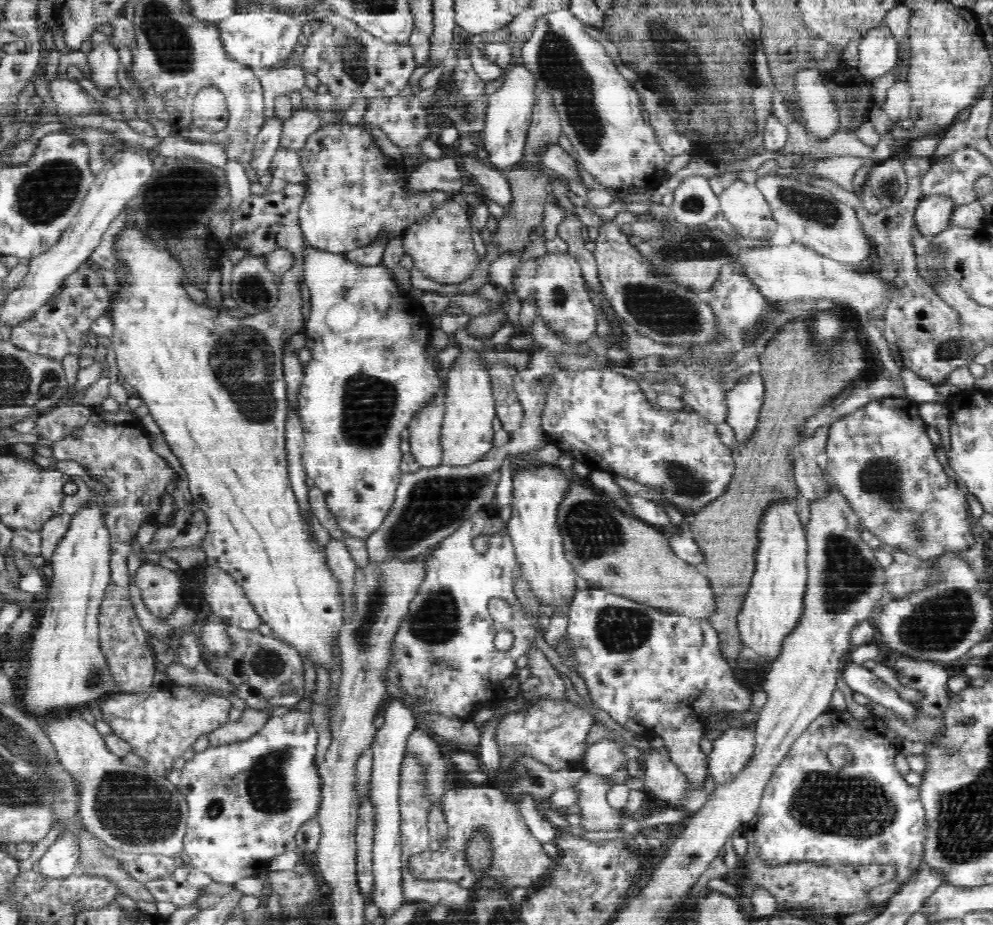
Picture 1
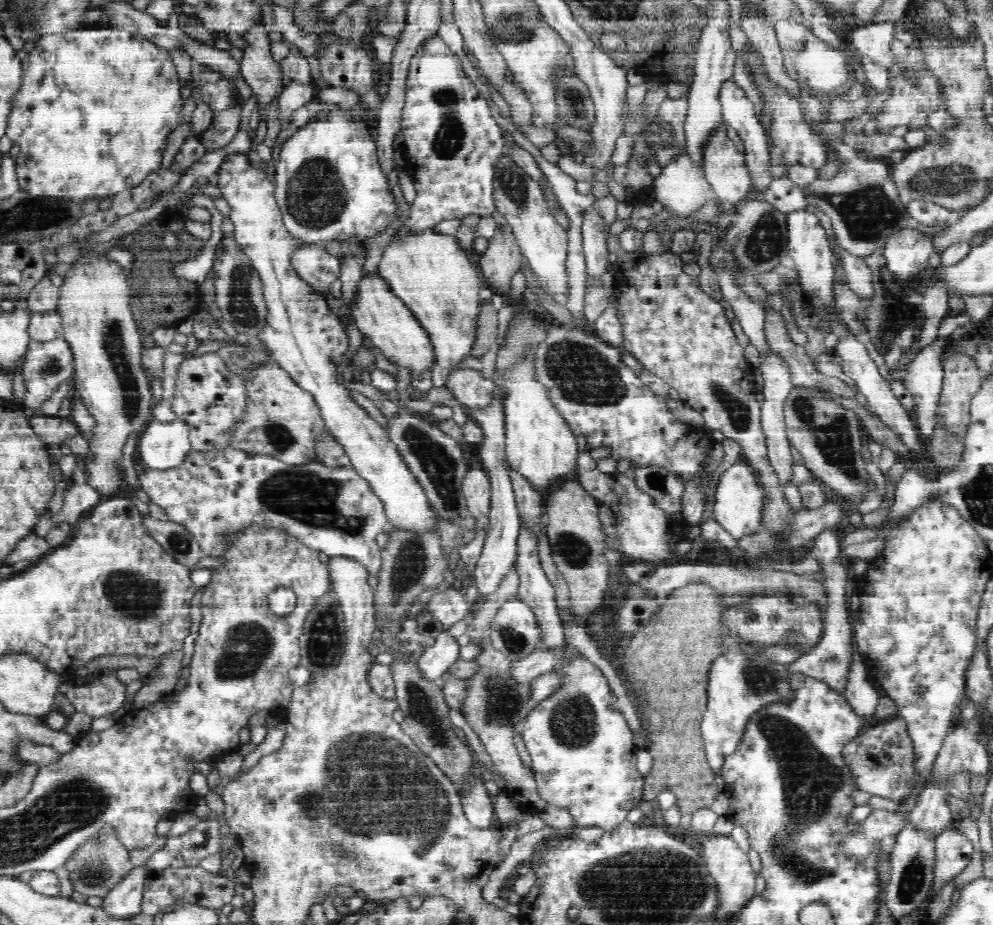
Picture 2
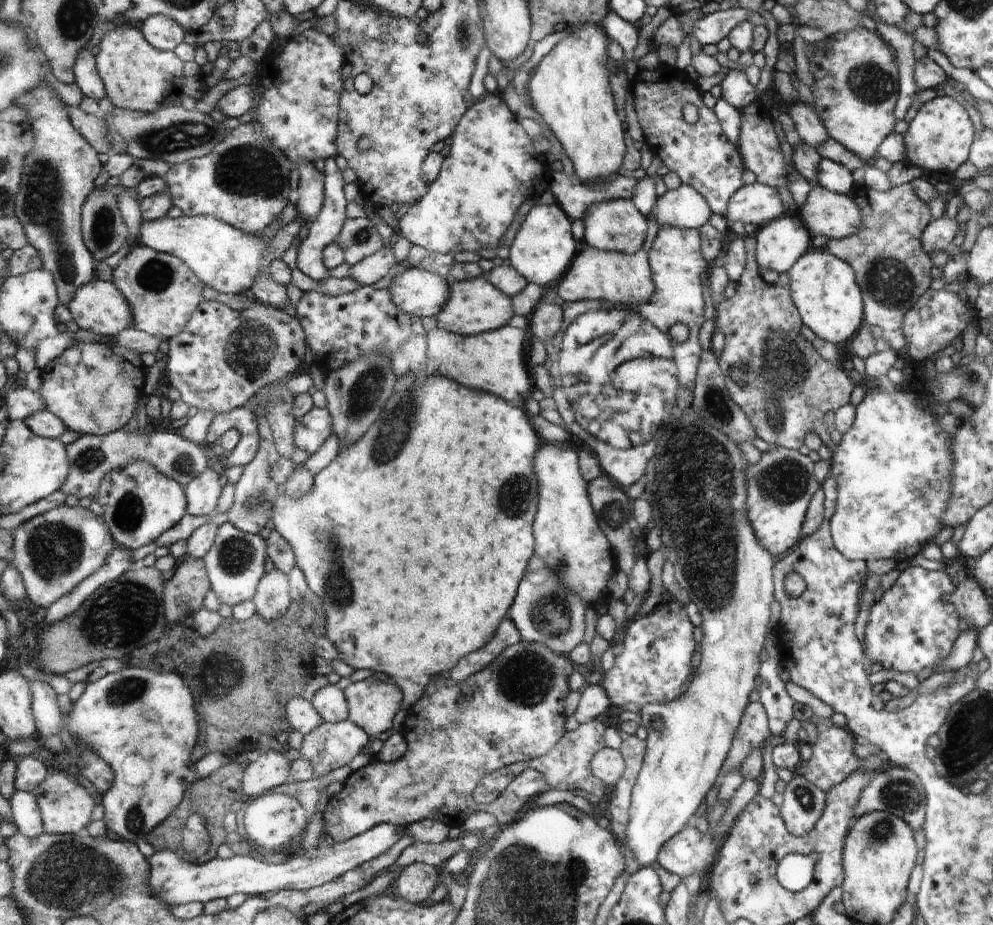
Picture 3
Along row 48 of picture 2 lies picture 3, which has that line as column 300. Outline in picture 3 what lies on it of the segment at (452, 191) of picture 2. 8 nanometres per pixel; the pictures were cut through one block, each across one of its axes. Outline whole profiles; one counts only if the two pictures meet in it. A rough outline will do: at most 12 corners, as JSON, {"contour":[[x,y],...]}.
{"contour":[[313,407],[296,419],[294,445],[312,455],[333,431],[331,413]]}

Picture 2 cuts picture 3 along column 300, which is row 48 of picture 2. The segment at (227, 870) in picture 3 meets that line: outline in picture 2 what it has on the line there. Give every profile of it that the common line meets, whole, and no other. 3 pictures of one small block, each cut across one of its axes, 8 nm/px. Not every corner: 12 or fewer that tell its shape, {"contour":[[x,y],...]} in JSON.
{"contour":[[895,22],[863,24],[847,43],[892,68]]}

